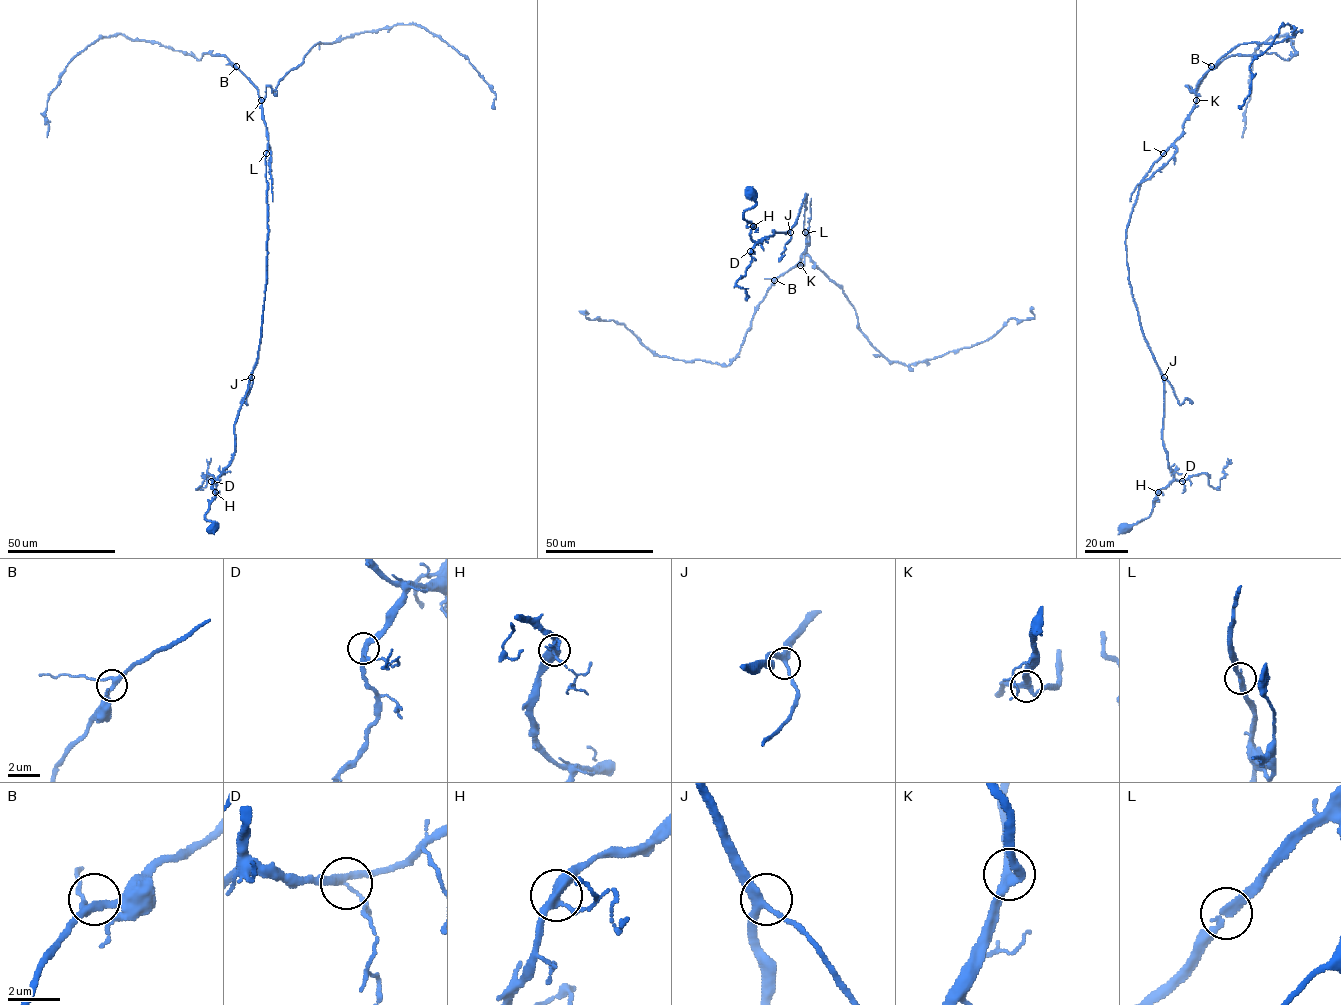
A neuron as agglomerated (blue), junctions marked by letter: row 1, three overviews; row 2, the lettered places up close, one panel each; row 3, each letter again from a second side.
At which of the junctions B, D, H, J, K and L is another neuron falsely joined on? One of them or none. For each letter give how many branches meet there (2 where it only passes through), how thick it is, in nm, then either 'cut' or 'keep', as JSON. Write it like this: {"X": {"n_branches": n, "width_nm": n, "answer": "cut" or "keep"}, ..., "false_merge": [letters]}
{"B": {"n_branches": 3, "width_nm": 240, "answer": "keep"}, "D": {"n_branches": 3, "width_nm": 260, "answer": "keep"}, "H": {"n_branches": 3, "width_nm": 360, "answer": "keep"}, "J": {"n_branches": 3, "width_nm": 320, "answer": "keep"}, "K": {"n_branches": 3, "width_nm": 280, "answer": "keep"}, "L": {"n_branches": 2, "width_nm": 260, "answer": "keep"}, "false_merge": []}

